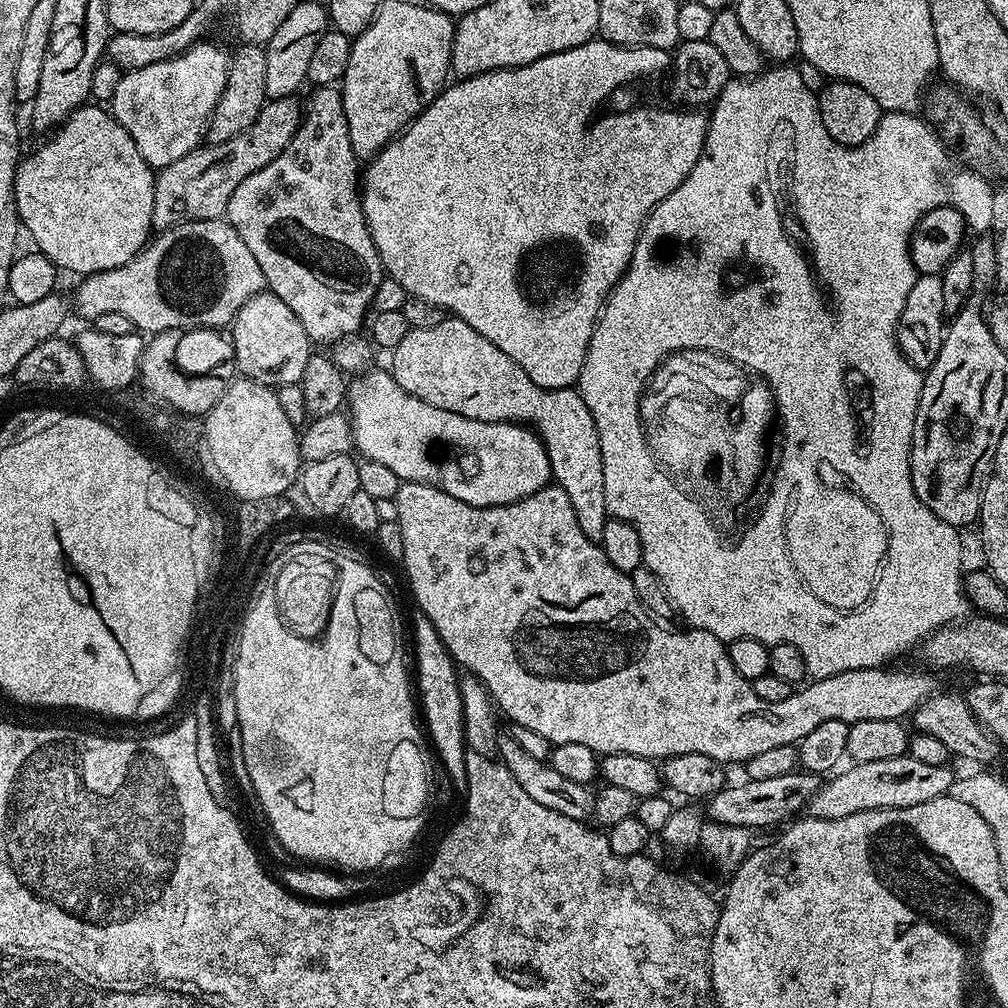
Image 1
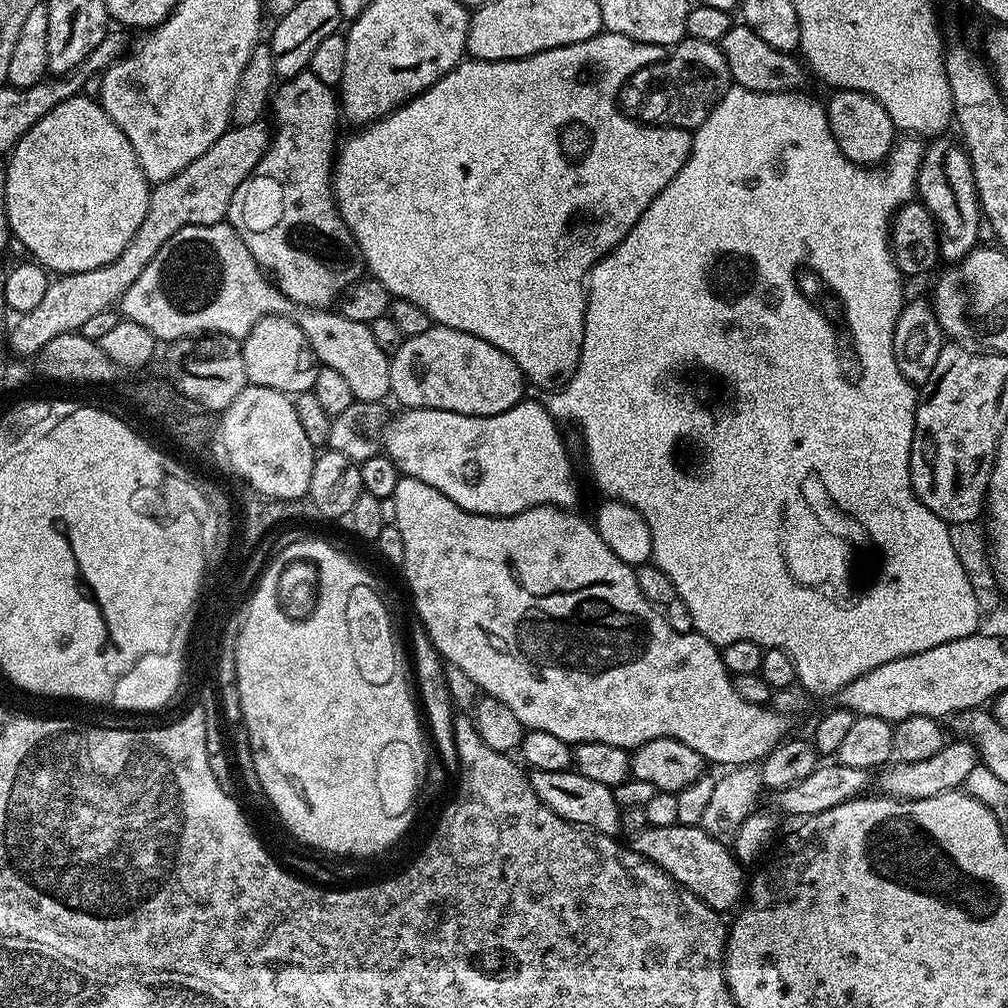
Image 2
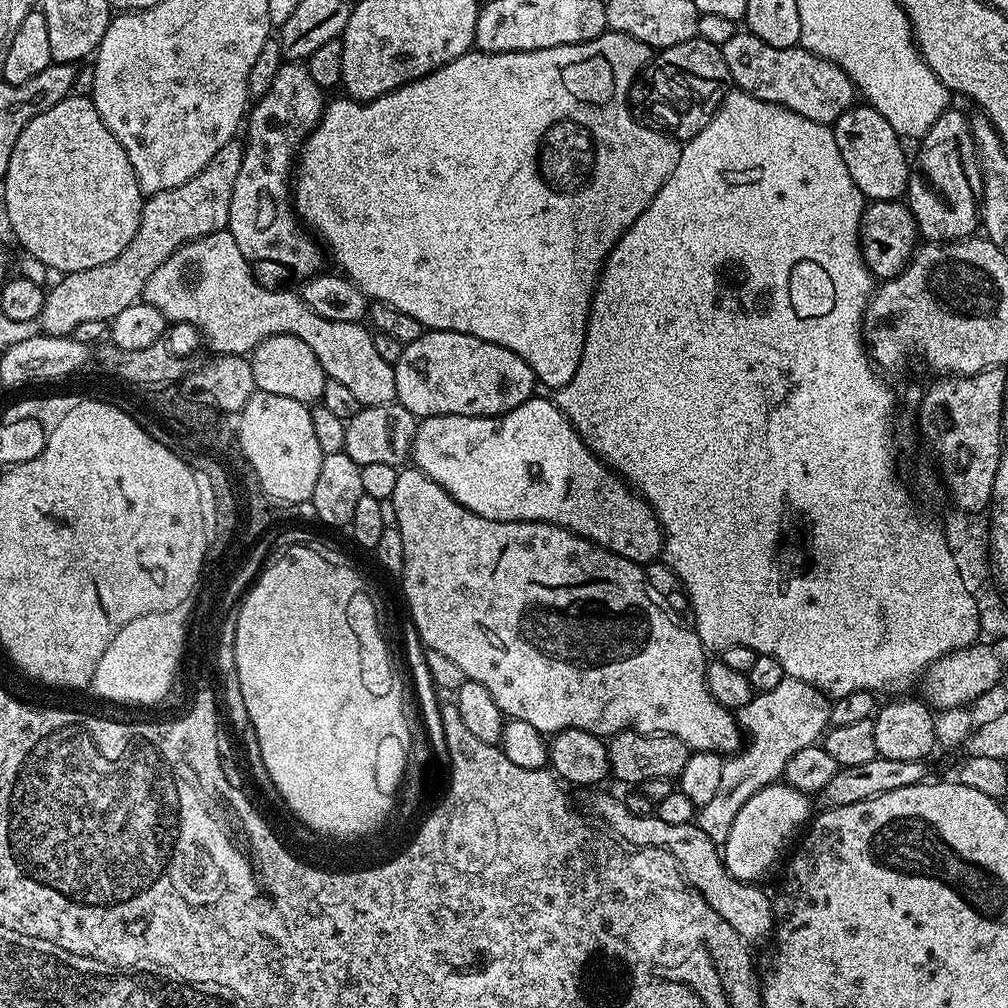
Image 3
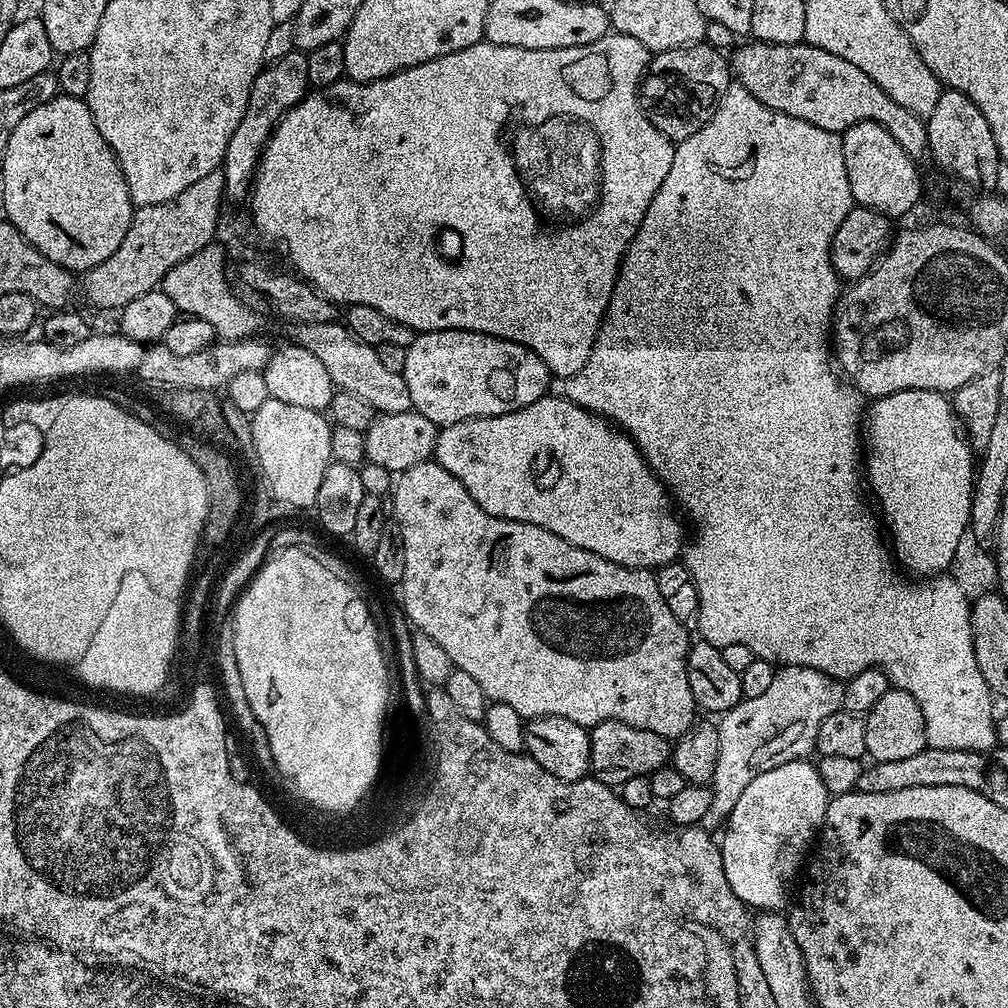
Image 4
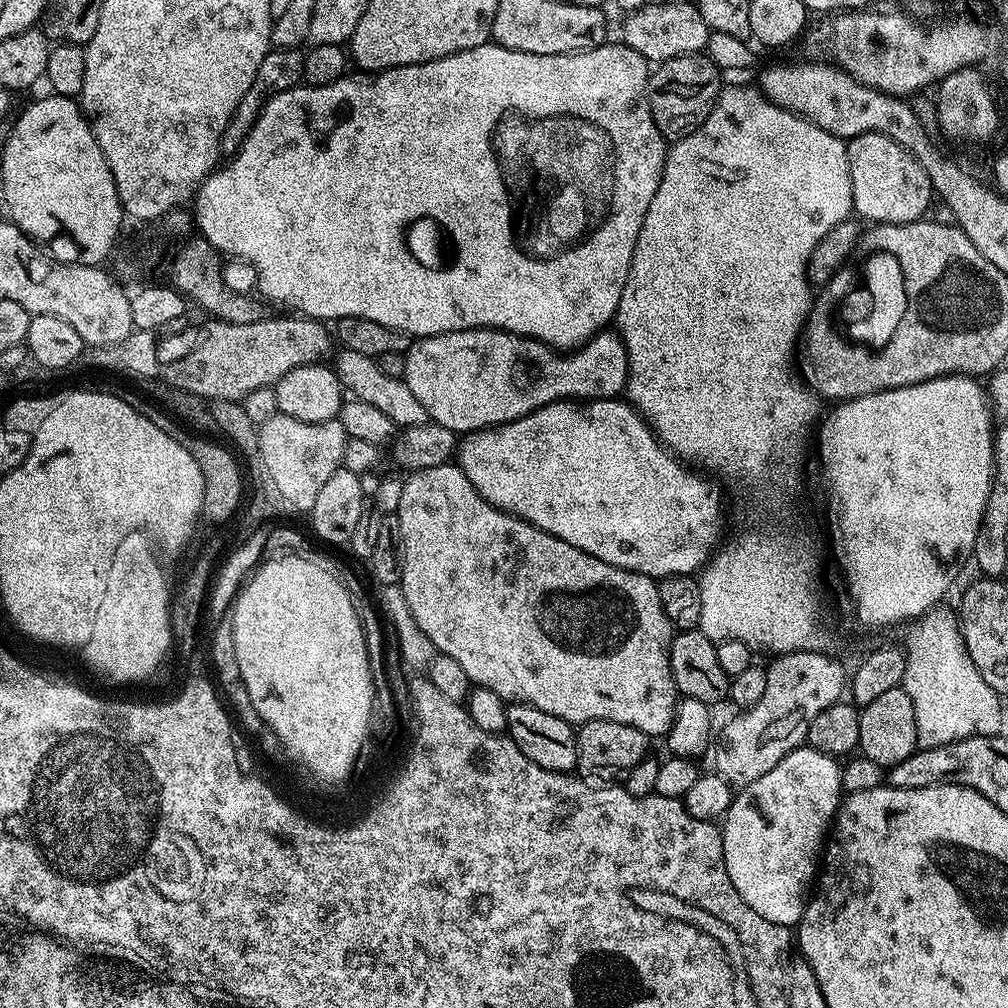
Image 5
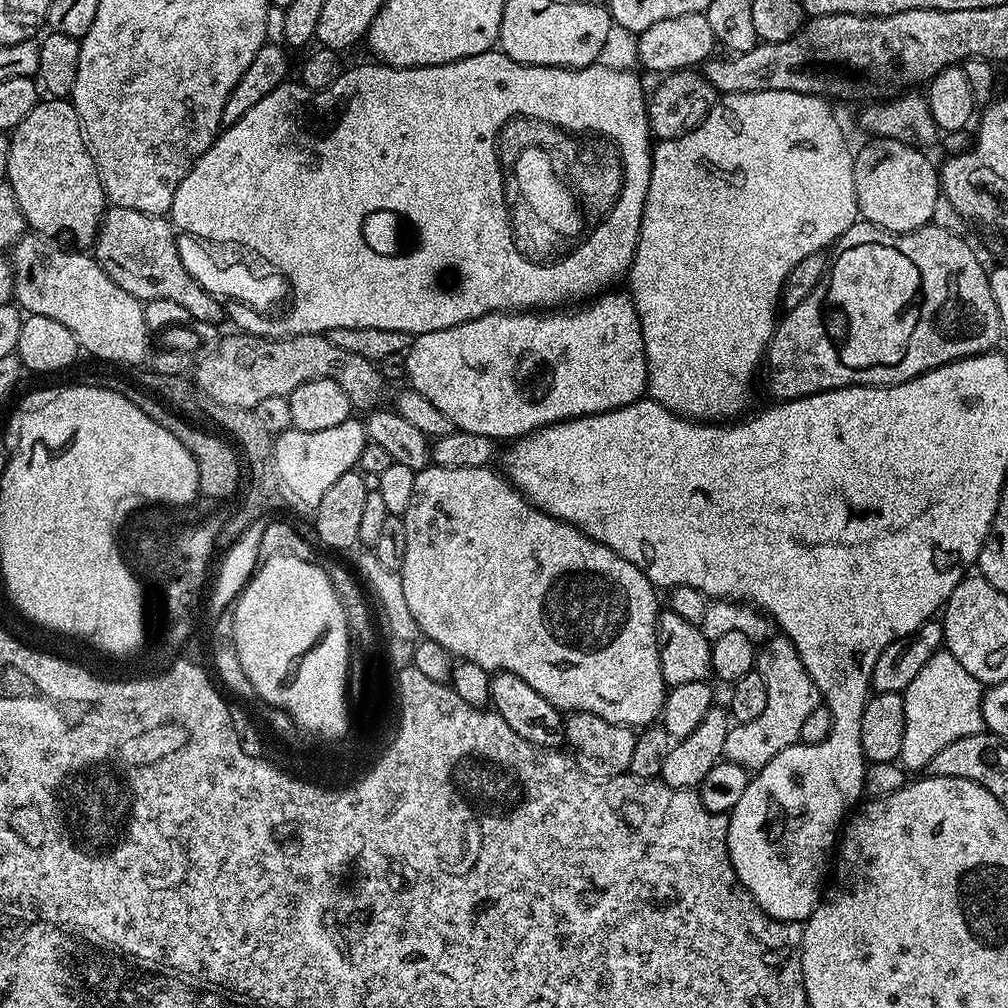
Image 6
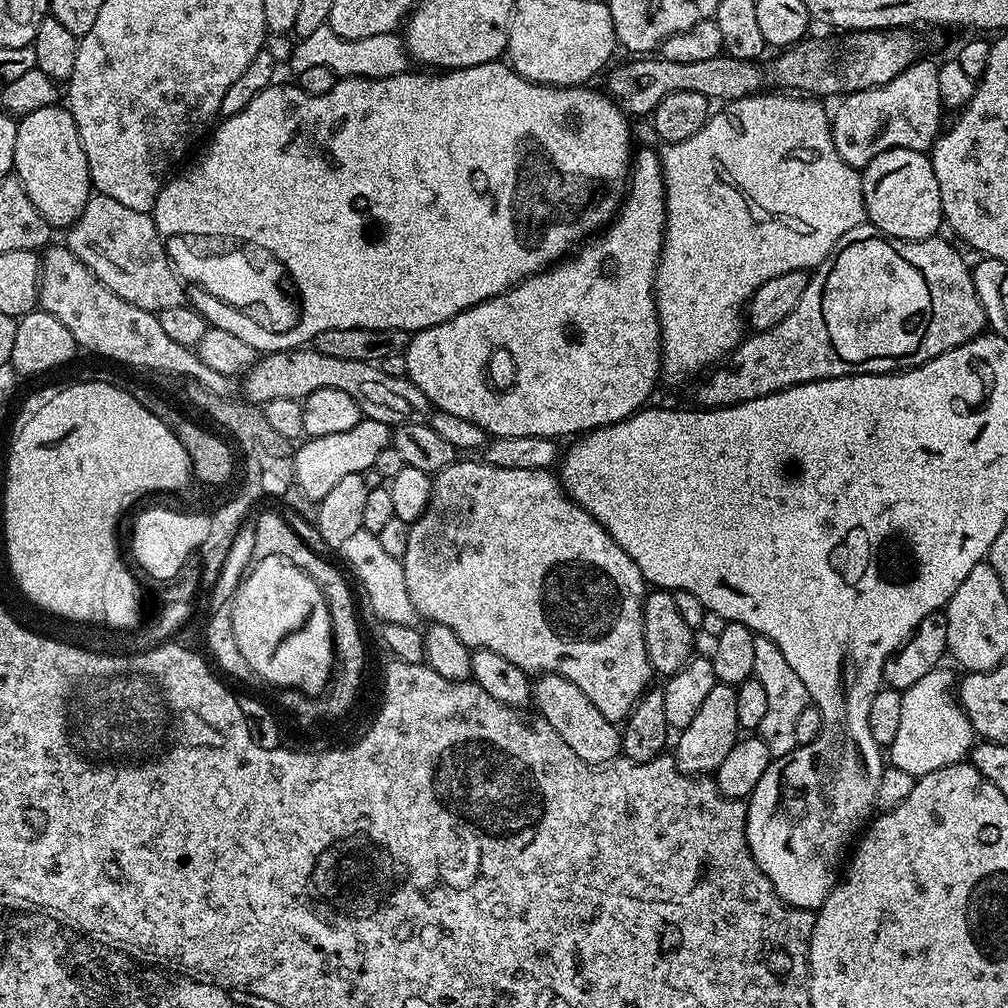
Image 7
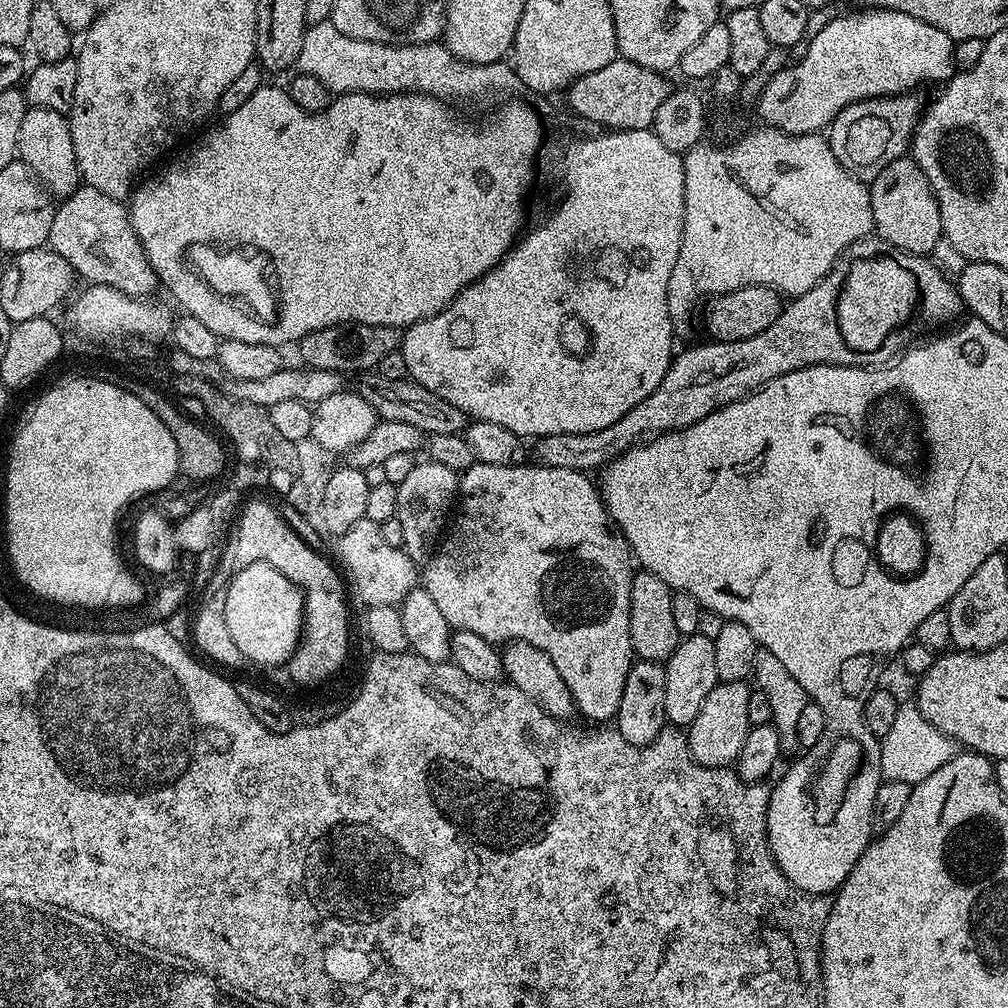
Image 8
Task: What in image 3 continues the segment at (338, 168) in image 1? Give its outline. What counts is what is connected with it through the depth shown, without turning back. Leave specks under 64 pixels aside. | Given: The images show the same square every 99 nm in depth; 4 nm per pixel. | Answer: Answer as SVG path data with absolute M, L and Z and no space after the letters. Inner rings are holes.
M284 62L281 63L278 74L274 74L274 82L270 86L270 90L266 90L264 96L259 97L251 105L250 111L246 116L246 132L248 128L248 137L243 137L242 143L244 146L244 157L242 158L242 170L238 170L238 178L234 178L234 198L230 198L230 218L226 231L234 238L234 242L238 242L238 250L242 250L242 254L250 262L256 260L273 260L276 264L281 264L284 268L289 268L292 272L297 272L300 278L315 276L325 267L324 256L321 245L318 243L317 237L298 219L293 201L290 199L290 181L294 176L294 165L298 160L298 153L303 145L305 136L315 128L321 116L324 115L324 105L326 103L325 93L318 86L318 82L314 82L314 78L310 78L310 70L307 63L304 62Z

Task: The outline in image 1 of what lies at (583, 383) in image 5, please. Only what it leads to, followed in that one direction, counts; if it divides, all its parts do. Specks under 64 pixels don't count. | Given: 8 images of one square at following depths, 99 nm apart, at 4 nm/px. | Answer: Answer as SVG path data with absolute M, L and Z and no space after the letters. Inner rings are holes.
M446 318L438 322L438 326L409 328L406 338L391 349L390 356L392 377L398 386L402 386L402 390L414 394L414 398L422 398L422 402L430 402L430 406L438 406L438 410L462 414L462 418L474 418L478 422L522 424L531 428L544 443L552 467L552 480L566 490L570 506L574 506L574 515L578 517L578 526L582 526L582 534L600 541L602 530L610 518L606 506L606 482L602 482L602 446L598 446L598 426L594 426L594 418L575 387L538 387L530 382L530 374L526 374L526 370L522 370L522 366L510 358L510 354L502 354L502 350L498 350L490 338L482 338L474 326L455 318Z

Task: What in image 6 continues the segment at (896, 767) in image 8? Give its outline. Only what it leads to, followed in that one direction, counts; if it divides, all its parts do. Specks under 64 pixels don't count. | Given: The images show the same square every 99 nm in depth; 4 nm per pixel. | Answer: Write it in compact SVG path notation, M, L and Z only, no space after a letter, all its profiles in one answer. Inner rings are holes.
M946 650L934 653L930 662L922 666L918 678L914 678L914 682L910 682L902 694L906 706L906 734L902 738L899 763L908 770L927 769L930 758L934 758L938 750L950 746L950 742L958 742L958 738L985 731L984 715L980 709L984 693L980 681L966 674L958 658Z

